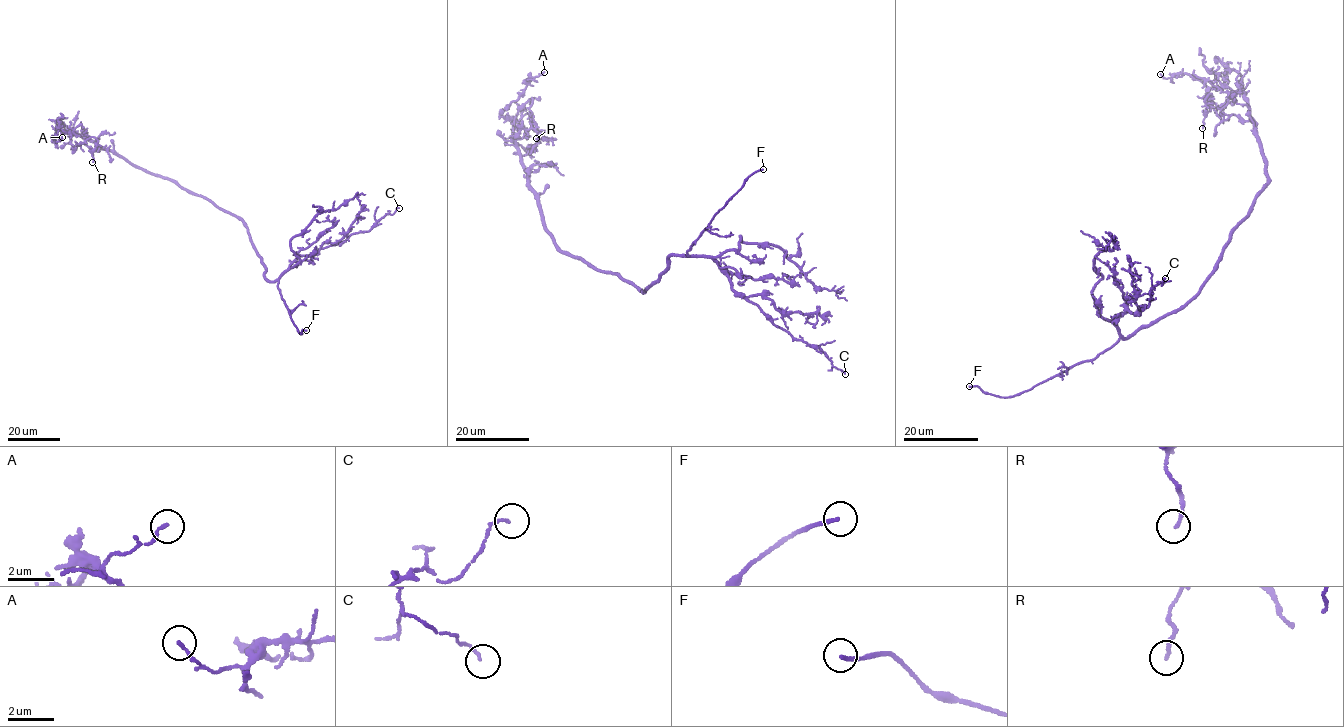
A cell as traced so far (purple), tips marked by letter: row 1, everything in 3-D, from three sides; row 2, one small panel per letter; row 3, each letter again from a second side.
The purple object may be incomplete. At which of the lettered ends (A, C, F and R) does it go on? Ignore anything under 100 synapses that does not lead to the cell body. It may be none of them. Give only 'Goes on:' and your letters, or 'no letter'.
Goes on: F

